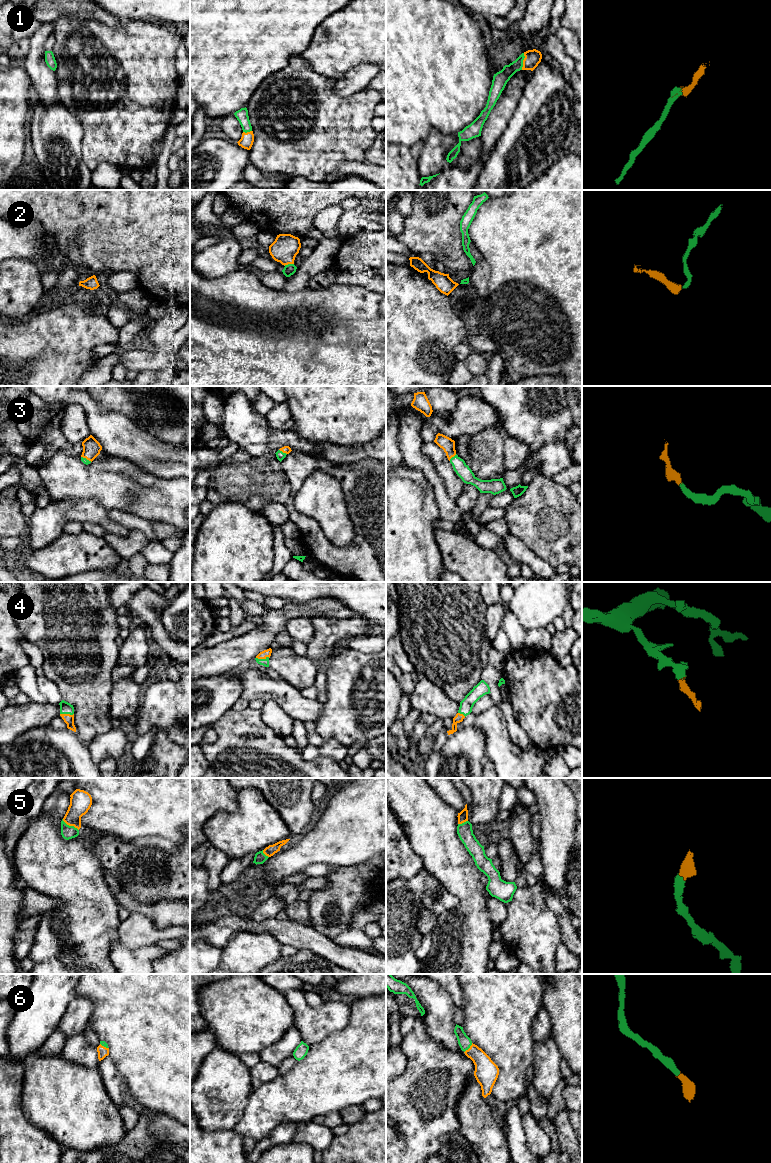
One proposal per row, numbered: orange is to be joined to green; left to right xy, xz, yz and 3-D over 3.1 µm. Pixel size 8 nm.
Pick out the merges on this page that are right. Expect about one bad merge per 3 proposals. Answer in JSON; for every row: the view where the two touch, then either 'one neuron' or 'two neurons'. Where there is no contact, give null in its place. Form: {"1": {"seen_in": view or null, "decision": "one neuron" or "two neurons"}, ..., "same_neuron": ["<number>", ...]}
{"1": {"seen_in": "yz", "decision": "one neuron"}, "2": {"seen_in": "xz", "decision": "one neuron"}, "3": {"seen_in": "xz", "decision": "one neuron"}, "4": {"seen_in": "xz", "decision": "one neuron"}, "5": {"seen_in": "xy", "decision": "one neuron"}, "6": {"seen_in": "yz", "decision": "one neuron"}, "same_neuron": ["1", "2", "3", "4", "5", "6"]}

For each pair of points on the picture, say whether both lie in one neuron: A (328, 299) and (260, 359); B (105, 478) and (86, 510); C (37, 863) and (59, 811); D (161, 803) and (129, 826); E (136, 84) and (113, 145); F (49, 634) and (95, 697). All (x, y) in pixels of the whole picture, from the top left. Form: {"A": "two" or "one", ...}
{"A": "one", "B": "two", "C": "two", "D": "one", "E": "one", "F": "one"}

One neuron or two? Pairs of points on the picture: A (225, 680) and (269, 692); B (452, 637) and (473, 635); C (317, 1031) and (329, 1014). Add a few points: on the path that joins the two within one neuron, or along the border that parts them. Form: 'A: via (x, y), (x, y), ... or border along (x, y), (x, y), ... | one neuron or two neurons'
A: border along (238, 668), (238, 679), (242, 689), (241, 697) | two neurons
B: via (457, 635), (468, 635) | one neuron
C: via (317, 1027), (325, 1018) | one neuron

